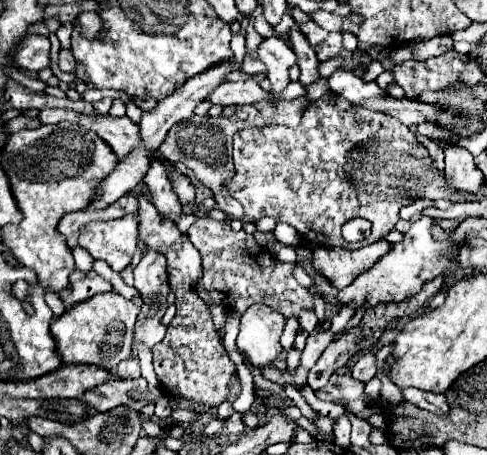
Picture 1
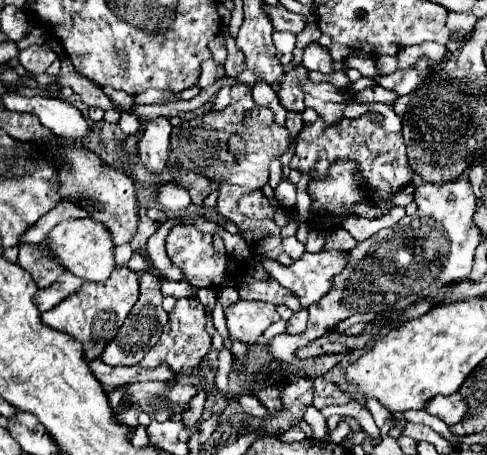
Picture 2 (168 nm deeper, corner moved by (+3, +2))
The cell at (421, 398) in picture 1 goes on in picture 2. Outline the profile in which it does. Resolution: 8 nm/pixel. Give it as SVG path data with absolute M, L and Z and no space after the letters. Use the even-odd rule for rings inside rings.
M460 392L444 398L444 396L438 396L438 398L432 398L428 404L426 404L426 412L432 414L432 416L438 416L442 422L446 422L448 426L464 420L468 414L470 414L470 408L464 400L464 396Z

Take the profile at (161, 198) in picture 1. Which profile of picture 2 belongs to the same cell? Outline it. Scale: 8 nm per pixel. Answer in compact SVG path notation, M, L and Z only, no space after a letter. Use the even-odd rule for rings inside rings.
M138 118L144 124L144 136L138 144L138 154L144 166L152 174L160 174L166 168L168 144L170 144L170 122L168 118Z

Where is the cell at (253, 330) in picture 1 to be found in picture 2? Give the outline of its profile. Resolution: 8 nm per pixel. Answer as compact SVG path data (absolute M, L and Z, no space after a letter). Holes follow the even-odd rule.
M238 300L224 308L224 314L230 334L240 338L244 344L254 344L272 322L280 320L276 306L258 300Z

